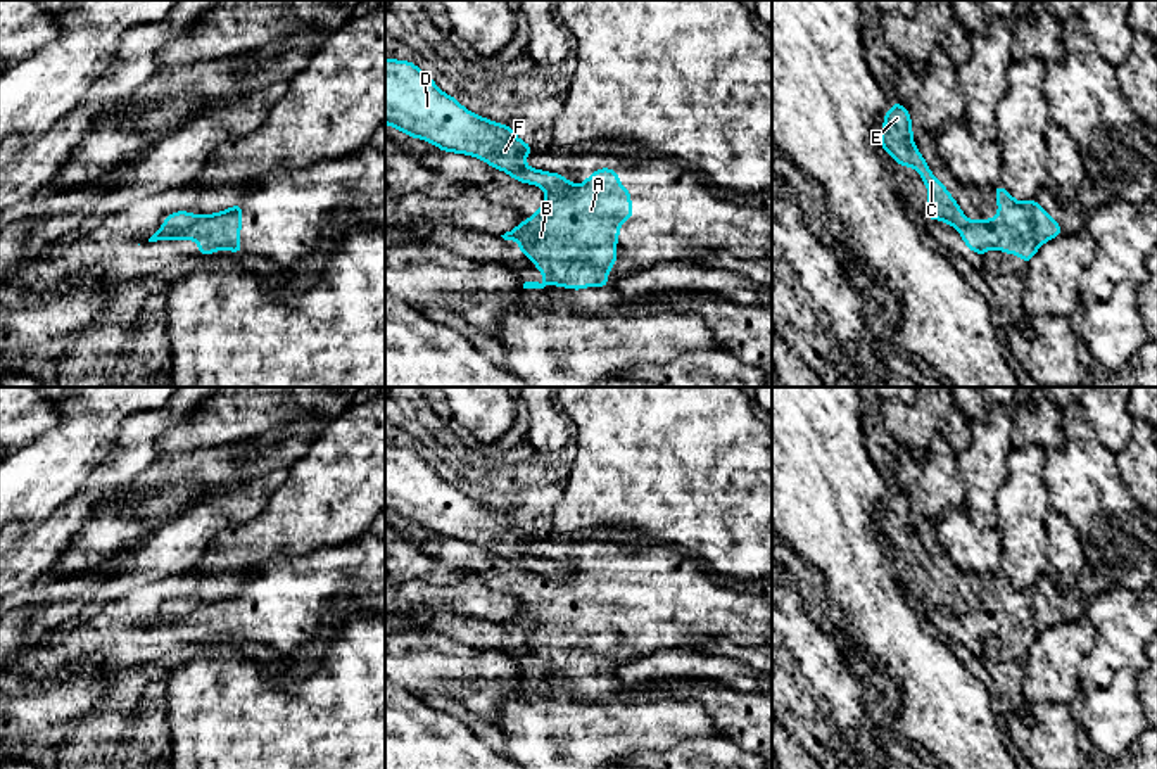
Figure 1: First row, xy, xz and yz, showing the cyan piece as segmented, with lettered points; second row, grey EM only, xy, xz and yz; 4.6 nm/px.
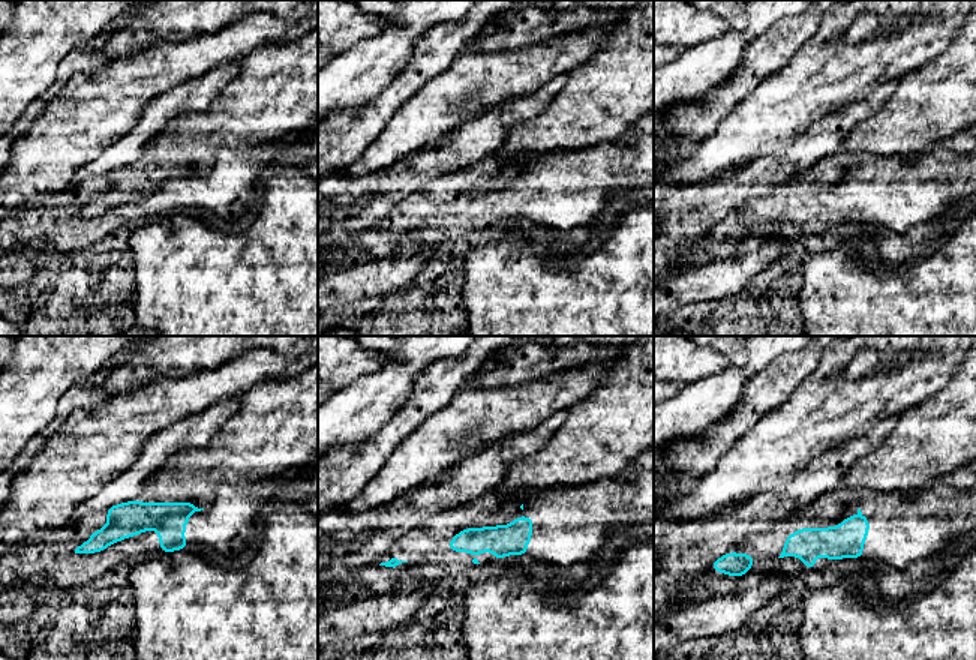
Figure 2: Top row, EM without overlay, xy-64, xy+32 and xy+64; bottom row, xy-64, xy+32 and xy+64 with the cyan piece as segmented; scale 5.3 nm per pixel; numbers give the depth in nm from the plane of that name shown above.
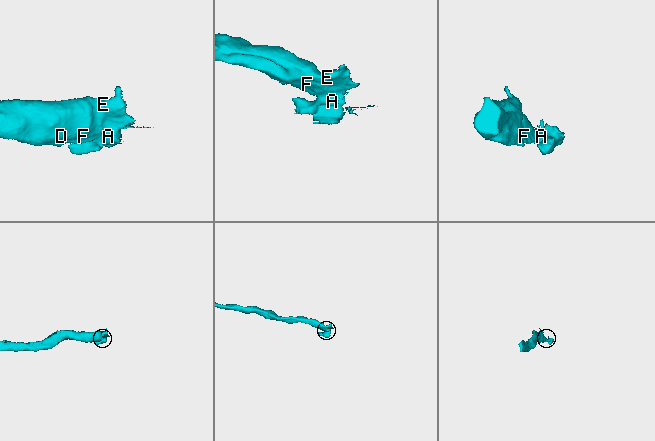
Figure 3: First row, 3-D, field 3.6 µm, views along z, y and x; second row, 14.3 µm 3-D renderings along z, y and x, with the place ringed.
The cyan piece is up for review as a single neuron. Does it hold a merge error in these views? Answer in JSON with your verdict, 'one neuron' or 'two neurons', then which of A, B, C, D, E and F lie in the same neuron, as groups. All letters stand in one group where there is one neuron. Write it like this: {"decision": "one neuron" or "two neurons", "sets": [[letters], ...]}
{"decision": "two neurons", "sets": [["A", "B"], ["C", "D", "E", "F"]]}

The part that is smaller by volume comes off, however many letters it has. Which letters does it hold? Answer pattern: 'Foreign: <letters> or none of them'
Foreign: A, B

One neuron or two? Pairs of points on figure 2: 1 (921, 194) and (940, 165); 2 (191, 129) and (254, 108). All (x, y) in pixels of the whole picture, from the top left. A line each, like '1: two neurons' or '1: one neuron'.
1: one neuron
2: one neuron

